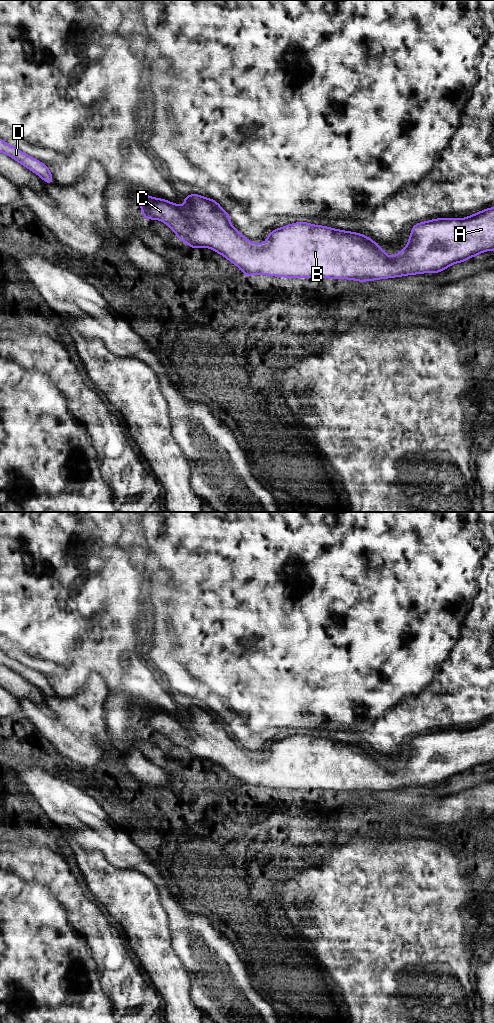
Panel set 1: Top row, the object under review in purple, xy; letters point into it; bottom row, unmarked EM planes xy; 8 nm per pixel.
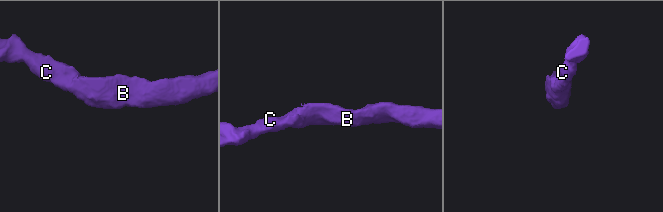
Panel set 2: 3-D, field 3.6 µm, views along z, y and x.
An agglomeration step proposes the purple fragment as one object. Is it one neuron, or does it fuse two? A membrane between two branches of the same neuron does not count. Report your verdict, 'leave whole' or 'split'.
leave whole

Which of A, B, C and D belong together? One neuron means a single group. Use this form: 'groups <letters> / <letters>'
groups A B C D

